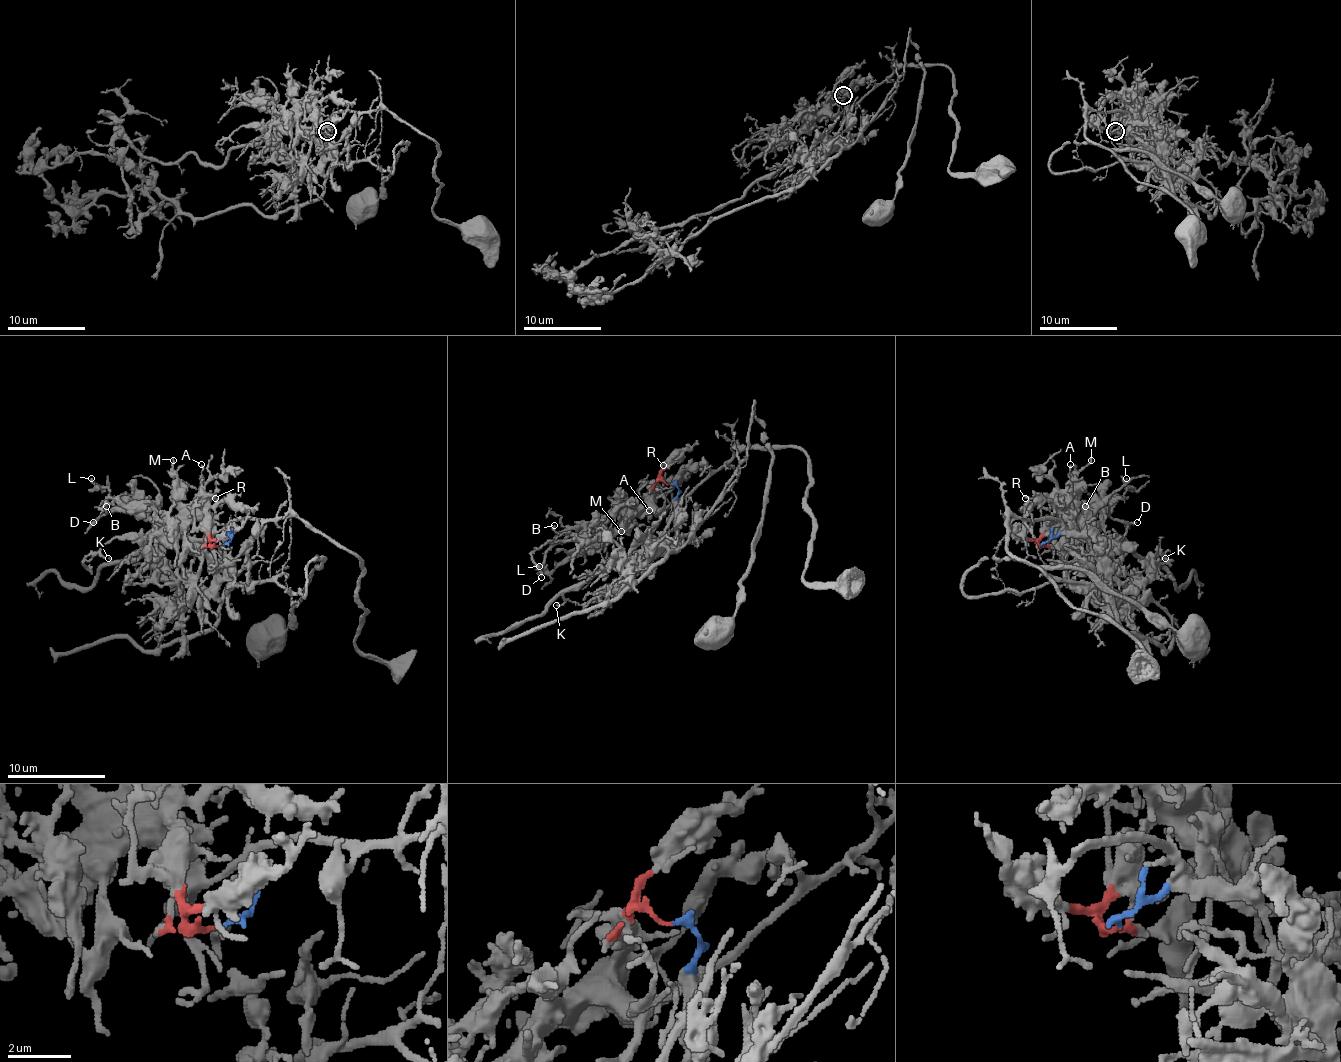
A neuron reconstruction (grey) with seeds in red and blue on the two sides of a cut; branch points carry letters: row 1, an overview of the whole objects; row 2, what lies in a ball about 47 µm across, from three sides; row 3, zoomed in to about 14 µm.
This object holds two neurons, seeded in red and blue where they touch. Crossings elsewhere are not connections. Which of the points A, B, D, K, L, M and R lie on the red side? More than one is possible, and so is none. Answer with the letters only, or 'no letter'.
A, B, D, L, M, R

